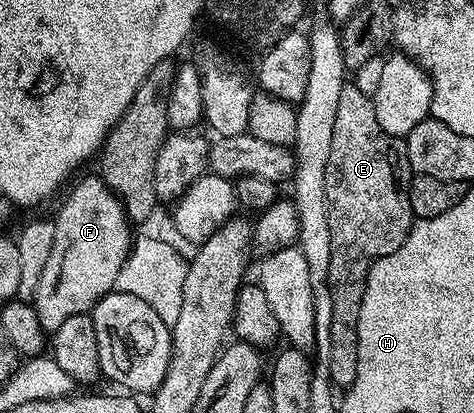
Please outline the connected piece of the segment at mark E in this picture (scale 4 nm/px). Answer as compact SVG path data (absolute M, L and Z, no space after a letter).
M353 84L341 88L337 103L337 120L333 124L333 144L329 144L329 160L325 164L325 196L329 196L329 284L333 296L333 325L330 333L329 376L336 387L346 388L357 380L357 324L361 320L361 300L365 296L367 273L379 258L389 256L405 244L415 213L409 204L412 180L407 143L394 138L377 124L375 99Z

